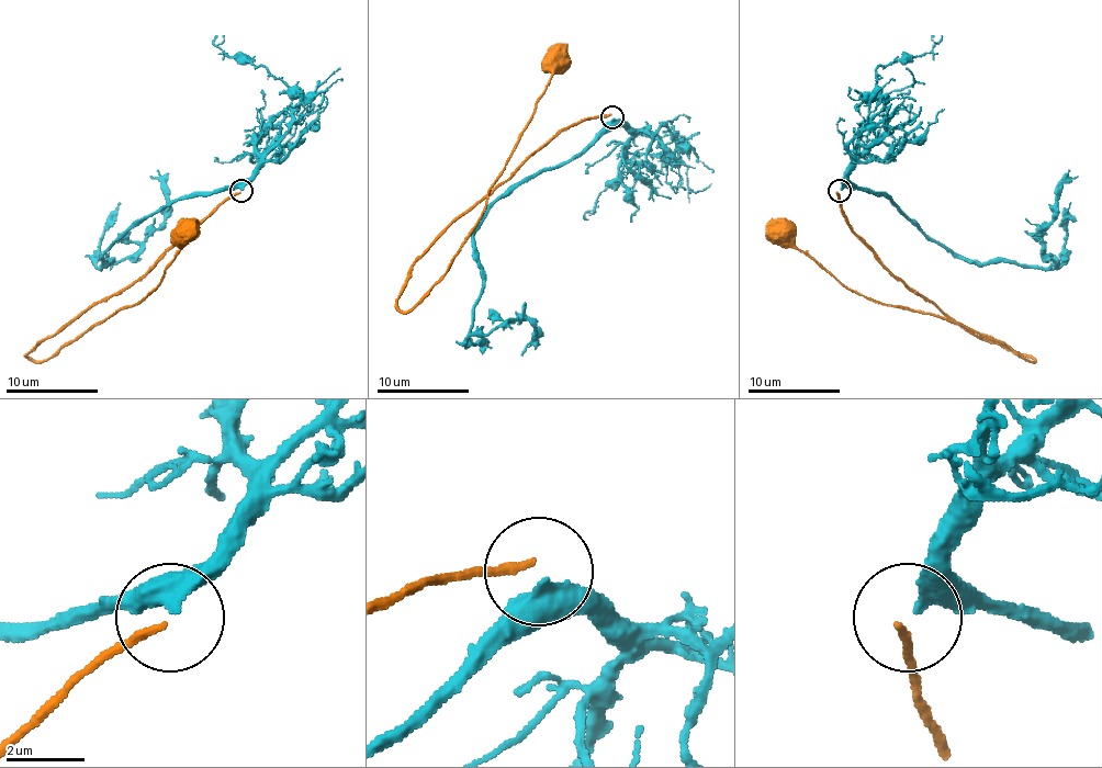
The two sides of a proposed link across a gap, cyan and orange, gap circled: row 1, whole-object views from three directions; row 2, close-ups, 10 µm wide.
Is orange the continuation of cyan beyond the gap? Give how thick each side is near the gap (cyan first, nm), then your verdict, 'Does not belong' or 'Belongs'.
Thickness 420 nm (cyan) against 180 nm. Belongs

